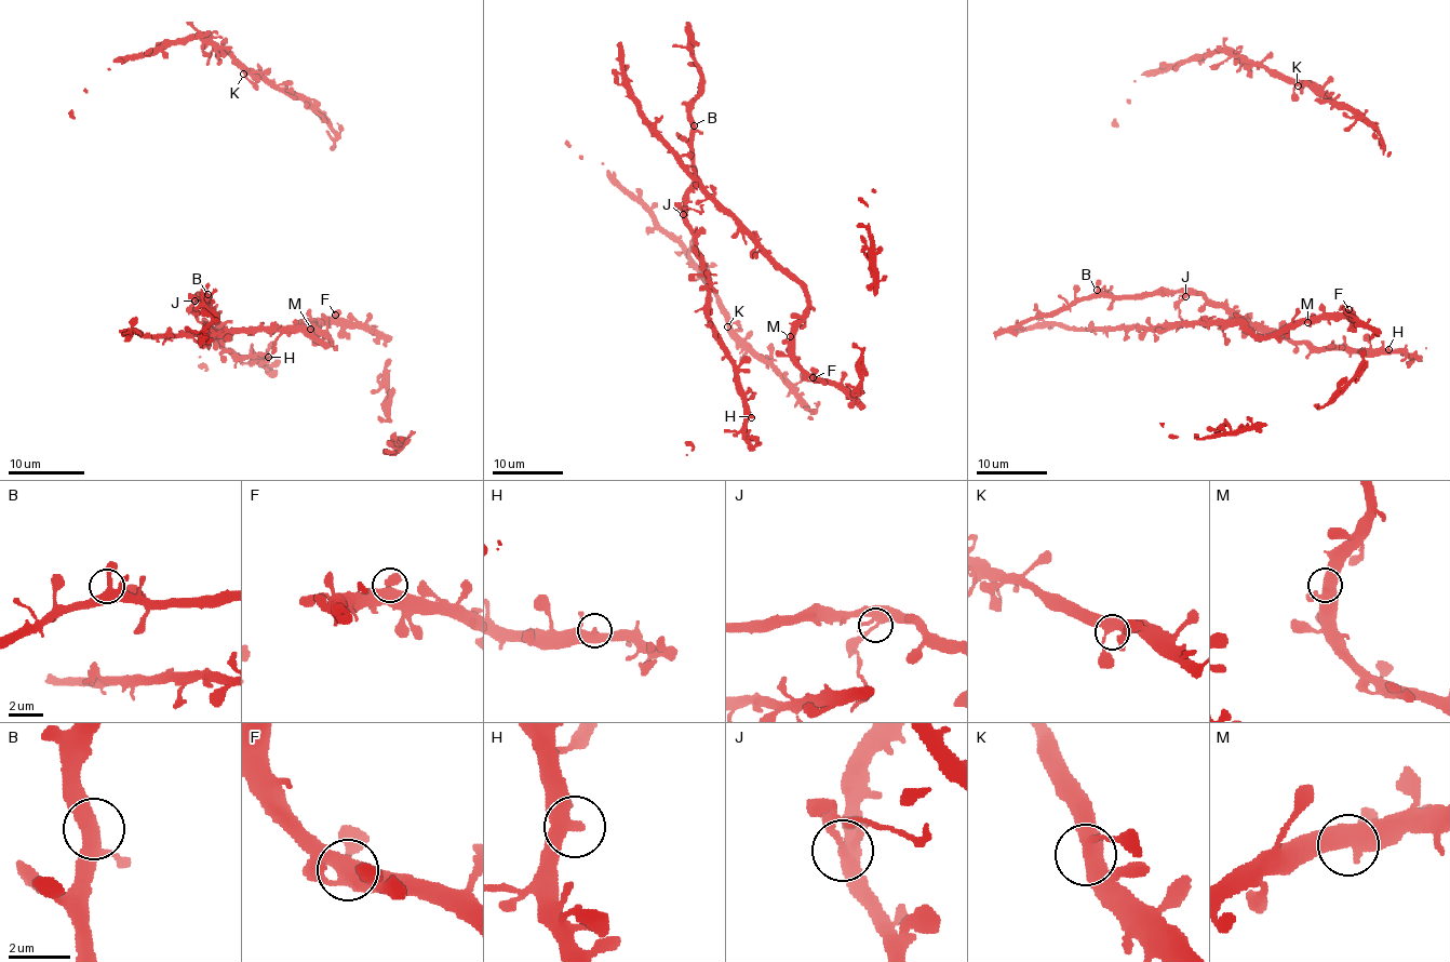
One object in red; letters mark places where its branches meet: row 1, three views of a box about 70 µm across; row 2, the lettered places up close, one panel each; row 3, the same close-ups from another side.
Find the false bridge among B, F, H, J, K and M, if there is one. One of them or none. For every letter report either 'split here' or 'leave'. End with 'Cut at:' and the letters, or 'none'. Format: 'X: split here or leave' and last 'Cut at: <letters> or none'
B: leave
F: leave
H: leave
J: split here
K: leave
M: leave
Cut at: J

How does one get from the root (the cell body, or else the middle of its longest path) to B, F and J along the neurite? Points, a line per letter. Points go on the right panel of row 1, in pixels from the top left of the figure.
B: (1307, 319), (1263, 336), (1238, 324), (1171, 328), (1183, 324), (1182, 292), (1097, 290)
F: (1307, 319), (1338, 319), (1348, 309)
J: (1307, 319), (1263, 336), (1252, 336), (1238, 324), (1171, 324), (1171, 328), (1183, 324), (1178, 303), (1185, 295)

